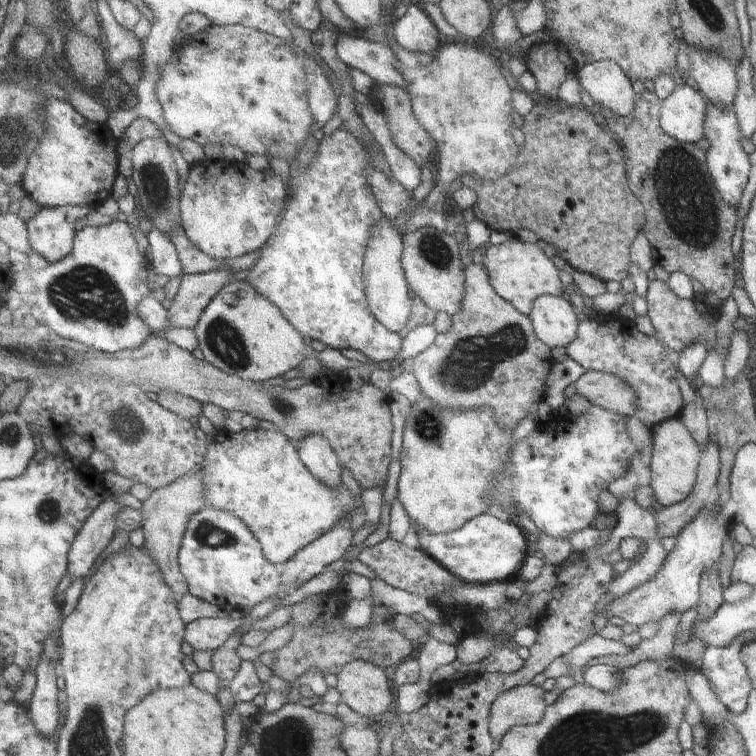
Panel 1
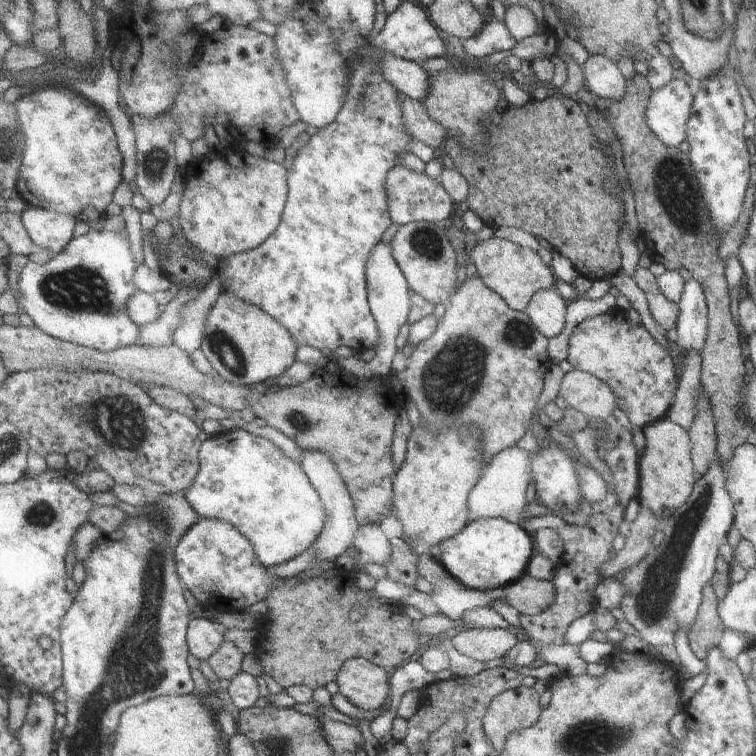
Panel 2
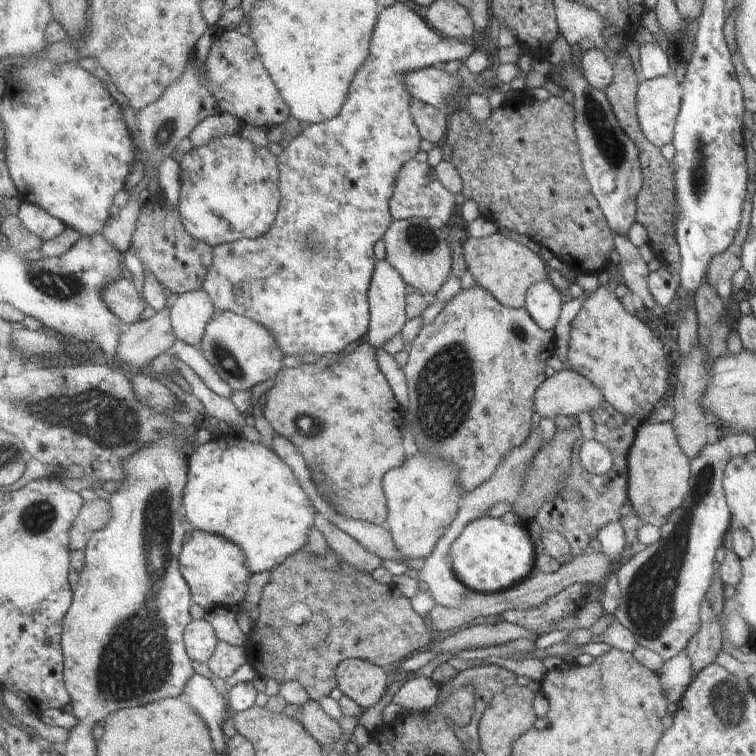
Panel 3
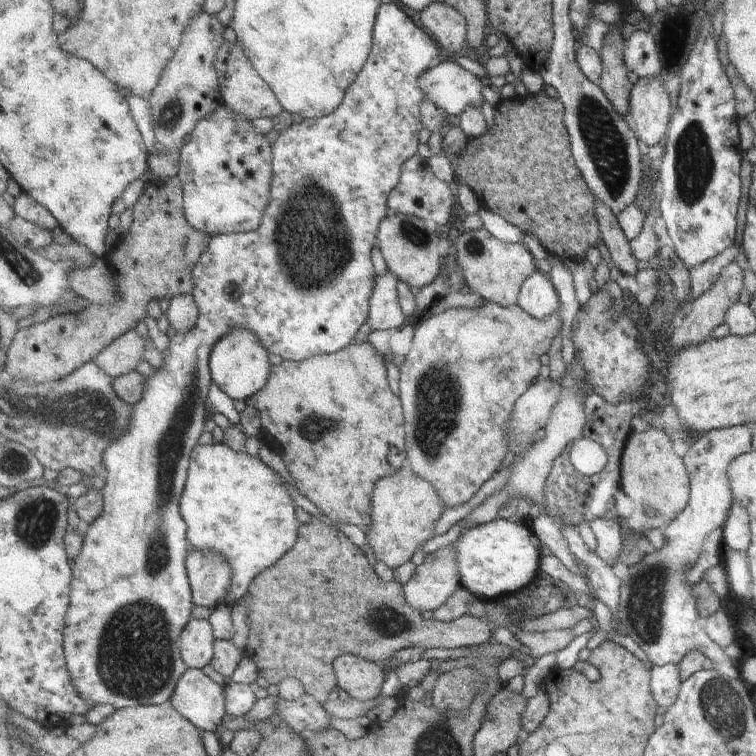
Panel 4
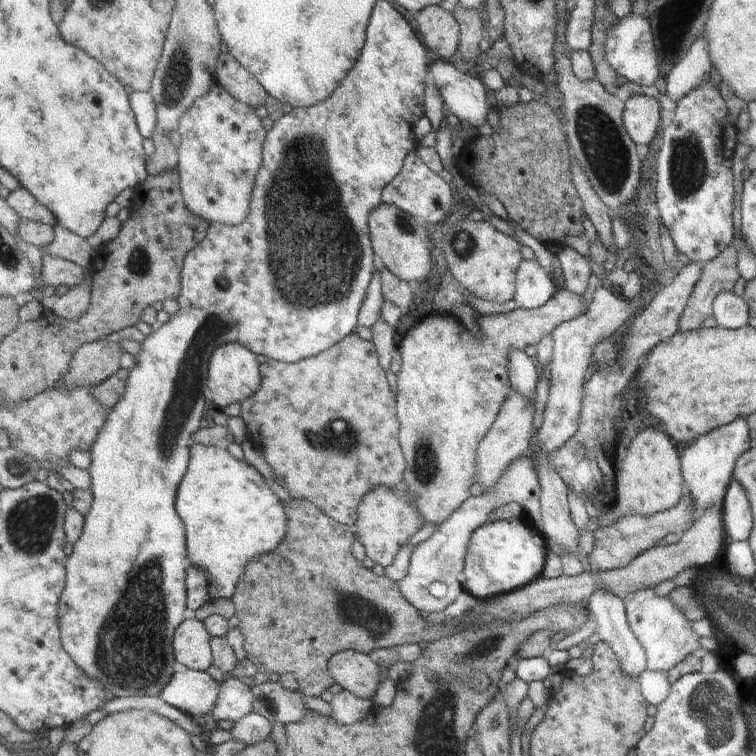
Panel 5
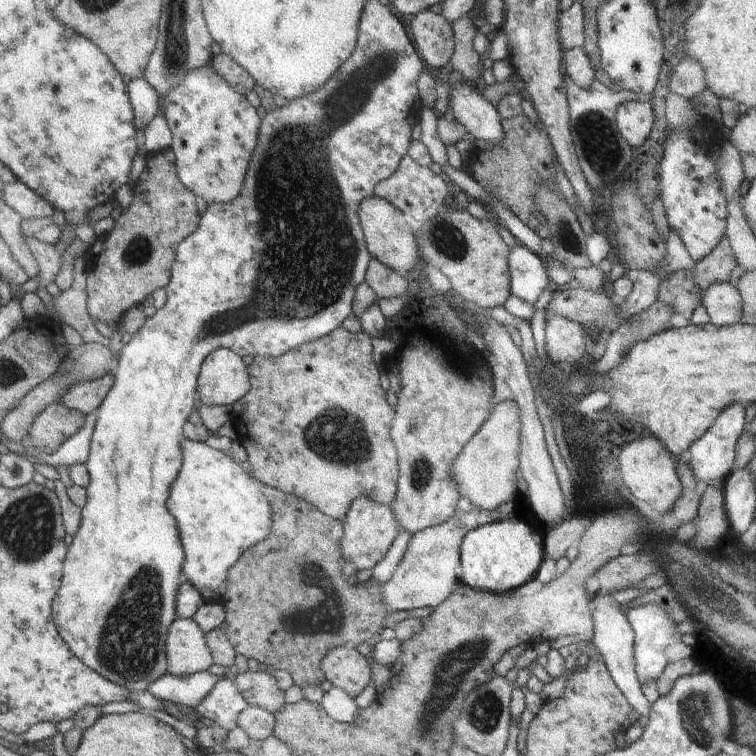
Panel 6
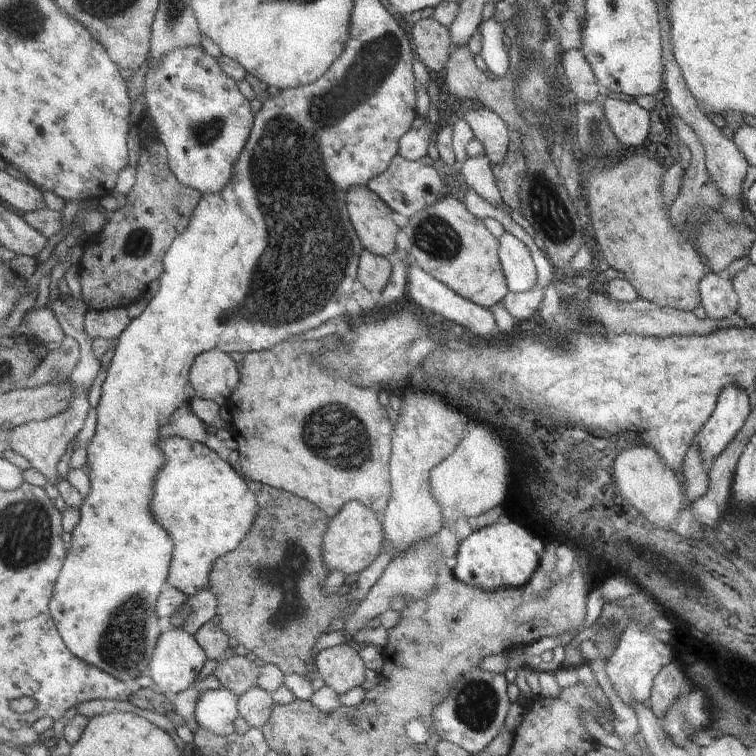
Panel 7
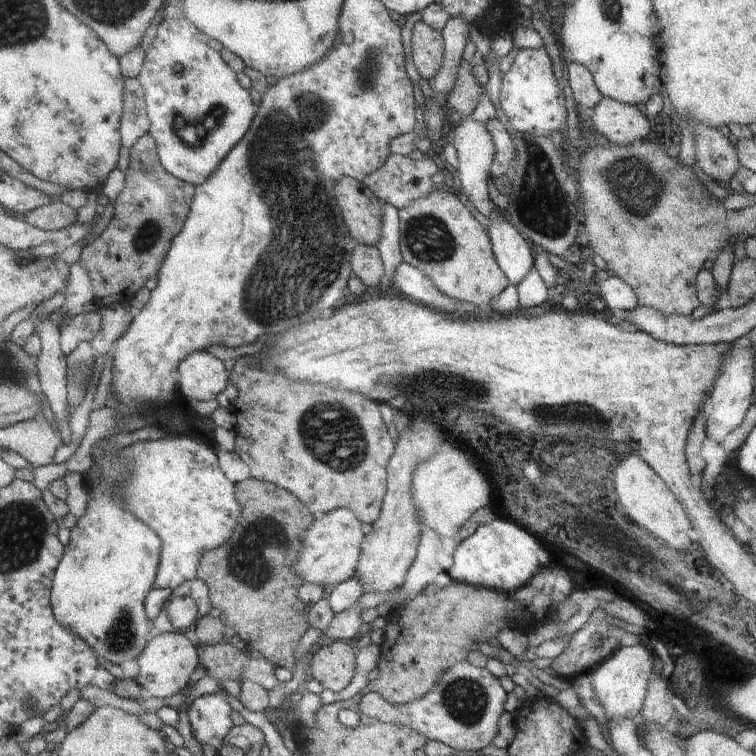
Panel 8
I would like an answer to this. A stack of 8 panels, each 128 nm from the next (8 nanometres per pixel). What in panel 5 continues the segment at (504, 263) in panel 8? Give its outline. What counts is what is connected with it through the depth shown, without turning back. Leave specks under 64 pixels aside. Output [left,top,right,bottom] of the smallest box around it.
[514,259,559,309]

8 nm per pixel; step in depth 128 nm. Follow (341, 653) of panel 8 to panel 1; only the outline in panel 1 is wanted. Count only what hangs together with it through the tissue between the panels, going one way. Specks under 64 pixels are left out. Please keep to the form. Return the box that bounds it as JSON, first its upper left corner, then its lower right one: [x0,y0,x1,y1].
[337,659,395,718]

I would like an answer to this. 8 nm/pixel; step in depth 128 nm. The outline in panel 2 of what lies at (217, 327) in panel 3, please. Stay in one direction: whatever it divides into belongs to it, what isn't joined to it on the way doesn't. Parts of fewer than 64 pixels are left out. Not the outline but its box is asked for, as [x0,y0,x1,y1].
[202,293,297,389]

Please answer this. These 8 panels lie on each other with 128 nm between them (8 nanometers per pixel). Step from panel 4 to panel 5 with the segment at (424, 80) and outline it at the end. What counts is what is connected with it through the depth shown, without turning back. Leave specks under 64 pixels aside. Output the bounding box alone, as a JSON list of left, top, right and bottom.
[430,59,491,129]

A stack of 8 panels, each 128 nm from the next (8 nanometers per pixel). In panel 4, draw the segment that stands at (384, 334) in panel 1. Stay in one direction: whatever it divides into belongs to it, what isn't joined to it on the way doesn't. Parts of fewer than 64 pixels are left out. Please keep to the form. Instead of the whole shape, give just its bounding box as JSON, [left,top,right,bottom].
[64,3,447,710]

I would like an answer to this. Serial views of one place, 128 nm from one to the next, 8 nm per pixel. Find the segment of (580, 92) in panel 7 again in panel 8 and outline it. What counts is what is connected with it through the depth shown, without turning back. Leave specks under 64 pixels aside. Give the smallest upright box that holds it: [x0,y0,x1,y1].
[567,61,604,109]

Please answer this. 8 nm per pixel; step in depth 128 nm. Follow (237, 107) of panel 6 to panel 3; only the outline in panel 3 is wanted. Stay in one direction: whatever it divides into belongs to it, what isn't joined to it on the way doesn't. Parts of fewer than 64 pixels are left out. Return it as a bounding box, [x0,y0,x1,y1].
[179,135,280,247]

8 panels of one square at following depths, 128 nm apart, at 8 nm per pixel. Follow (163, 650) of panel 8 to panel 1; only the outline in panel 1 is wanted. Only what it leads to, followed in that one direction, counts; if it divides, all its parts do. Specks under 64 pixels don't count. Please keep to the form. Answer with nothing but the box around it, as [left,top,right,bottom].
[184,617,241,651]

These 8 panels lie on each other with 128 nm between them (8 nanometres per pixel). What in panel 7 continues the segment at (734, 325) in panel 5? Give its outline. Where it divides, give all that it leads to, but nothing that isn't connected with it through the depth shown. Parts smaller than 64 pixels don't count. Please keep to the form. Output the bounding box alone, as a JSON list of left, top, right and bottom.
[699,271,737,319]

